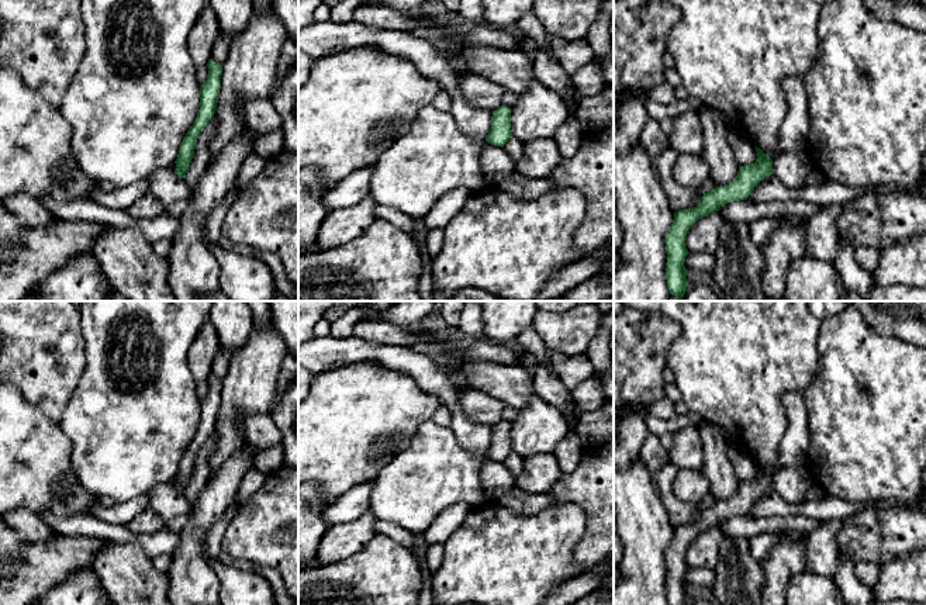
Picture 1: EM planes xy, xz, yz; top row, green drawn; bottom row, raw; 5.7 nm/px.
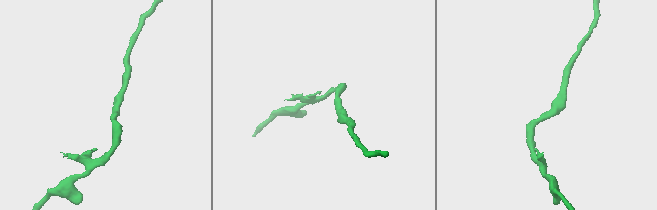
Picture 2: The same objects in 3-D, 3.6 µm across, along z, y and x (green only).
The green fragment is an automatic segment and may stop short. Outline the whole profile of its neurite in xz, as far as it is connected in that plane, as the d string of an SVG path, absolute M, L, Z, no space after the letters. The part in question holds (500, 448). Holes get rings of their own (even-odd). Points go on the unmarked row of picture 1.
M502 419L500 424L493 426L487 457L504 463L509 453L512 453L511 424Z

